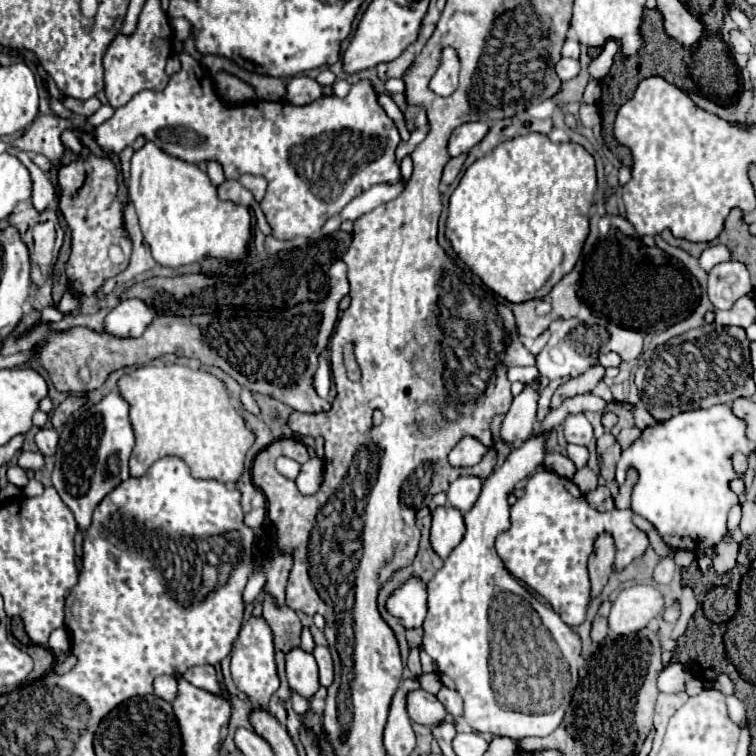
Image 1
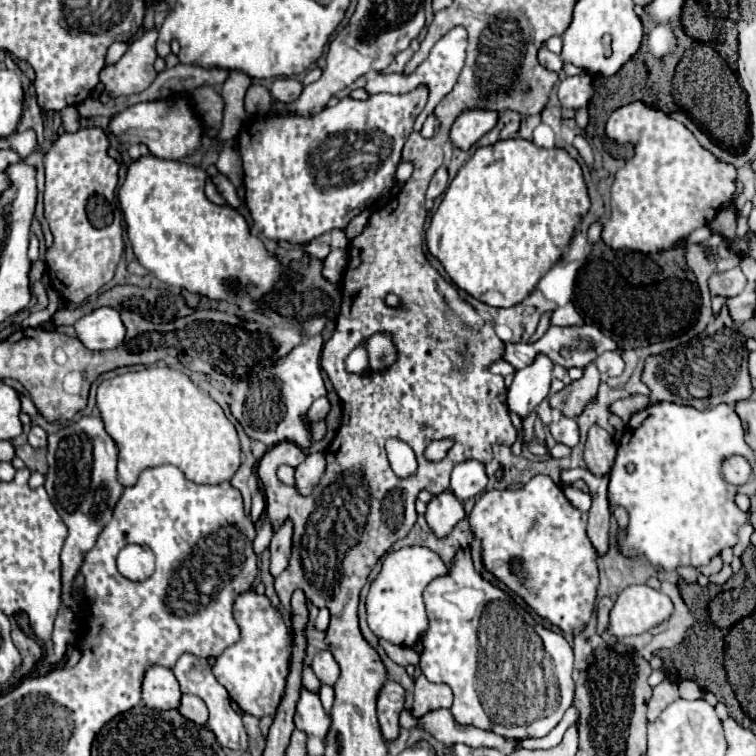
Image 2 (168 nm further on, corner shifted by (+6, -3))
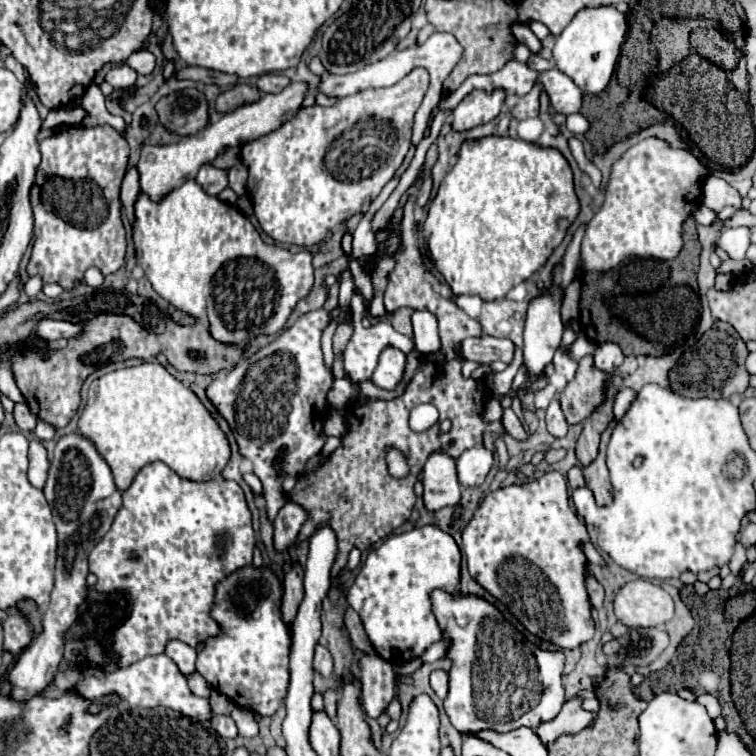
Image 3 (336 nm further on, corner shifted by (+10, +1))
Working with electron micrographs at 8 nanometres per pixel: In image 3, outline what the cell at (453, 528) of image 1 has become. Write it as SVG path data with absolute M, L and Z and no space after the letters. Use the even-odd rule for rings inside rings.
M444 449L432 451L422 471L424 505L428 511L438 511L448 505L458 505L462 487L456 477L456 459Z

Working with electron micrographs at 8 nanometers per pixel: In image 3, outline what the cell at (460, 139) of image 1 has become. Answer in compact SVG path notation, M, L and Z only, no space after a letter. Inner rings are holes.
M504 89L496 91L472 91L468 93L452 113L454 129L472 129L498 117L506 99Z

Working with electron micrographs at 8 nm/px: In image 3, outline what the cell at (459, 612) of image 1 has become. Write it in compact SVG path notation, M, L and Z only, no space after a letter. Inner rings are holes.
M438 589L432 593L432 607L442 633L454 641L448 651L452 667L444 709L462 735L476 735L484 729L508 733L522 725L536 729L558 715L566 701L562 687L564 655L560 651L542 651L528 643L486 599L474 595L454 597Z

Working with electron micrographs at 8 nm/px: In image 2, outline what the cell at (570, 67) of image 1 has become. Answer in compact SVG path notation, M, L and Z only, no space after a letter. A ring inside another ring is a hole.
M542 47L540 51L538 51L538 59L540 59L540 65L542 67L546 67L548 71L560 71L562 69L562 59L556 55L556 53L552 53L552 51L548 51L546 47Z

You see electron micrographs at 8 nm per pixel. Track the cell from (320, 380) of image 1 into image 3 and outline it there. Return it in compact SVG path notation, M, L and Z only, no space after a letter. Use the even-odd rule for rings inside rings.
M338 285L330 287L328 299L318 311L296 319L288 329L252 357L242 359L232 371L222 371L206 387L206 395L216 411L228 421L240 453L252 461L254 473L264 485L264 499L270 521L286 503L282 491L284 477L298 477L306 461L324 447L324 421L328 417L326 393L332 387L332 371L324 363L320 337L330 323L330 313L338 307Z

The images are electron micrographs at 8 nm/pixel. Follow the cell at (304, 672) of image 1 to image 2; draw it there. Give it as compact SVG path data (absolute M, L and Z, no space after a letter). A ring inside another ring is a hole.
M306 687L300 689L300 699L296 705L294 723L306 735L316 735L320 739L326 737L328 727L330 727L330 717L318 699L318 693L308 691Z

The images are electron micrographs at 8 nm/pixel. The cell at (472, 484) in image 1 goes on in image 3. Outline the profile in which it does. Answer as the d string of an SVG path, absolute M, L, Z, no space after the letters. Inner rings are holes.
M470 447L456 459L458 481L462 487L476 487L482 485L490 467L494 463L494 453L482 447Z

